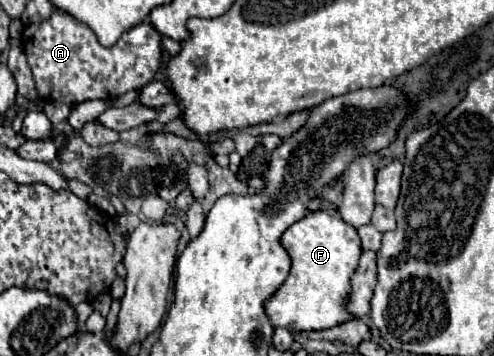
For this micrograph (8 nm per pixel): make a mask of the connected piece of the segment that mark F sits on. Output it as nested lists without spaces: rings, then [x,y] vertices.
[[[312,211],[308,217],[292,223],[280,241],[290,253],[292,269],[284,285],[266,305],[270,323],[274,327],[286,327],[298,333],[332,329],[354,319],[354,315],[346,309],[346,303],[352,293],[350,279],[362,253],[358,231],[338,215],[330,215],[328,211]]]

